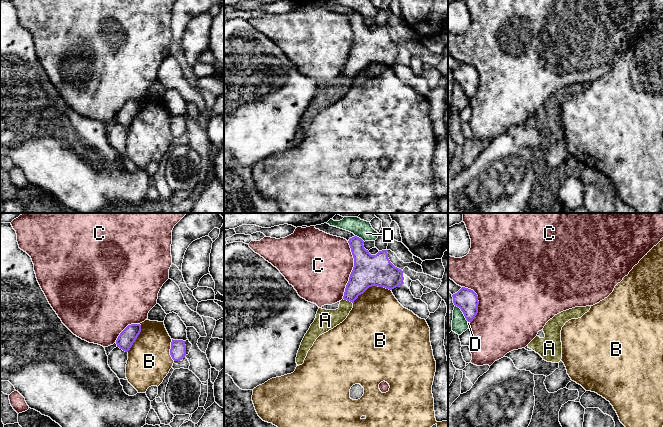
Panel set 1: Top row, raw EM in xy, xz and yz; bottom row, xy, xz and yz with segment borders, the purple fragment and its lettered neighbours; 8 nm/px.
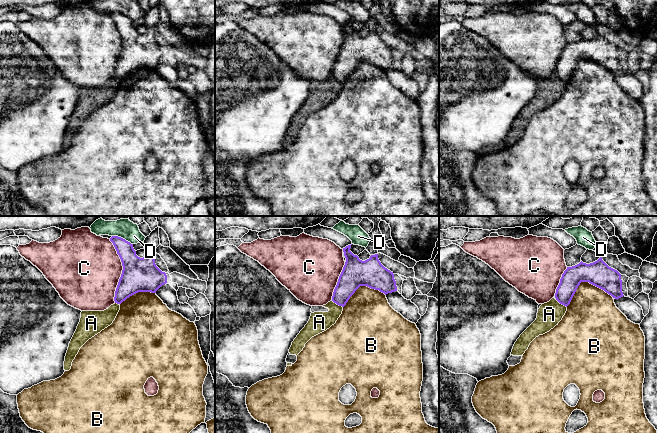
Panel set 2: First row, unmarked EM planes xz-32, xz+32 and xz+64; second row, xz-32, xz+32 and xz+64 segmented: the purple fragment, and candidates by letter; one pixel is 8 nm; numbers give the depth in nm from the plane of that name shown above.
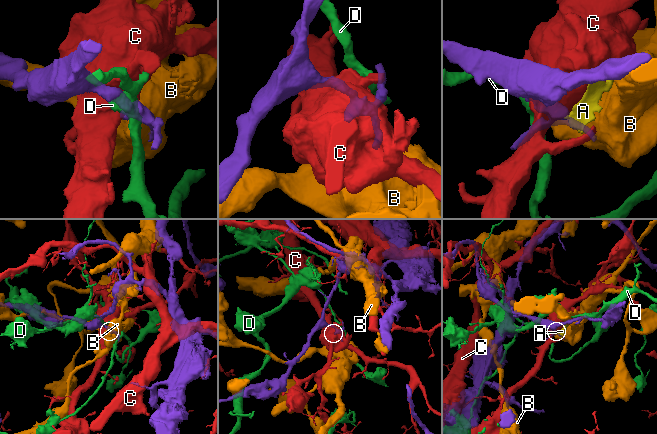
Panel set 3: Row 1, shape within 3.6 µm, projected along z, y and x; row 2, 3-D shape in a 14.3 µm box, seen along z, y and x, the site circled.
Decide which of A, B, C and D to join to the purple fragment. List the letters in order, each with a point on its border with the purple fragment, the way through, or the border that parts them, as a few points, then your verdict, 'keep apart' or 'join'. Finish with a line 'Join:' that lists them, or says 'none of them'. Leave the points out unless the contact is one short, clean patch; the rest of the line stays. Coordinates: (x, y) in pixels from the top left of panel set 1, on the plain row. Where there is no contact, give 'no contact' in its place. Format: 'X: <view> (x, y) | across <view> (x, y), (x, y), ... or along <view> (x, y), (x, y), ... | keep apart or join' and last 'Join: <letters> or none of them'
A: xz (348, 76) | along xz (343, 74), (352, 79) | keep apart
B: xz (370, 62) | keep apart
C: xz (352, 46) | keep apart
D: xz (360, 14) | keep apart
Join: none of them

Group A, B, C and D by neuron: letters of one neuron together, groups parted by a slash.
A / B / C / D

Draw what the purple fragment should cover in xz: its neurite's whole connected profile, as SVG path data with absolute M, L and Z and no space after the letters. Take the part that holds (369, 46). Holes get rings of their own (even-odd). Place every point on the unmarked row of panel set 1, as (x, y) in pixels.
M354 12L348 17L354 34L354 43L346 61L343 75L354 79L359 71L363 70L369 63L378 62L392 66L404 60L403 47L395 43L388 34L387 26L379 27L376 31L371 31L364 24L364 17Z

